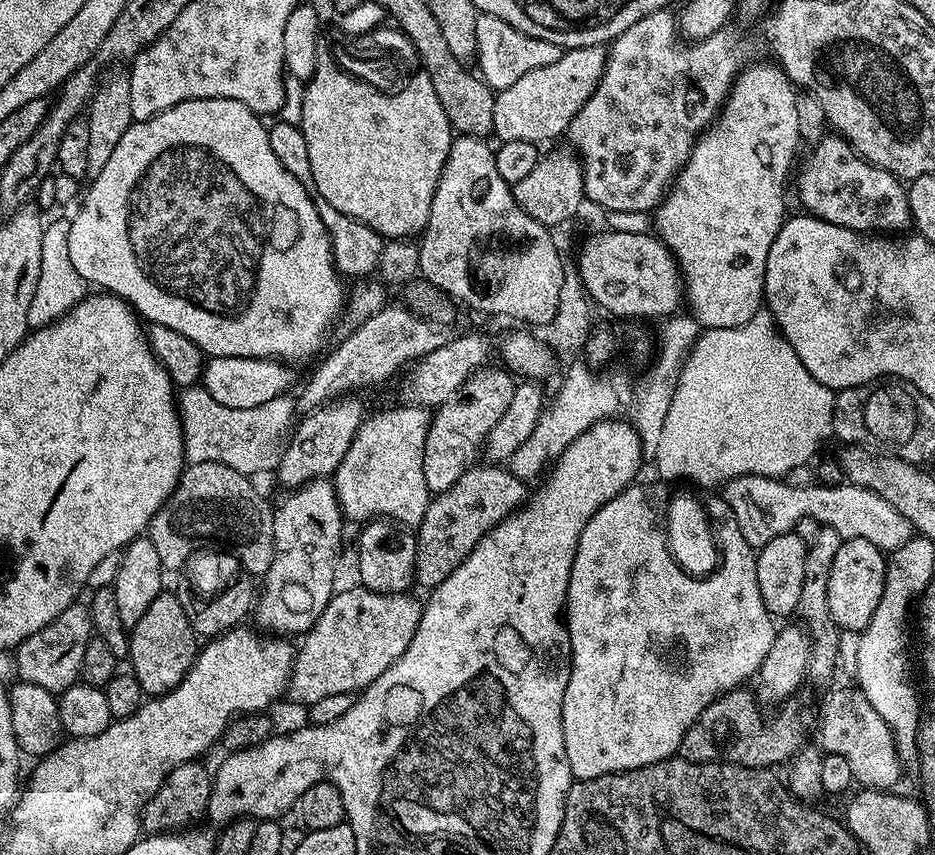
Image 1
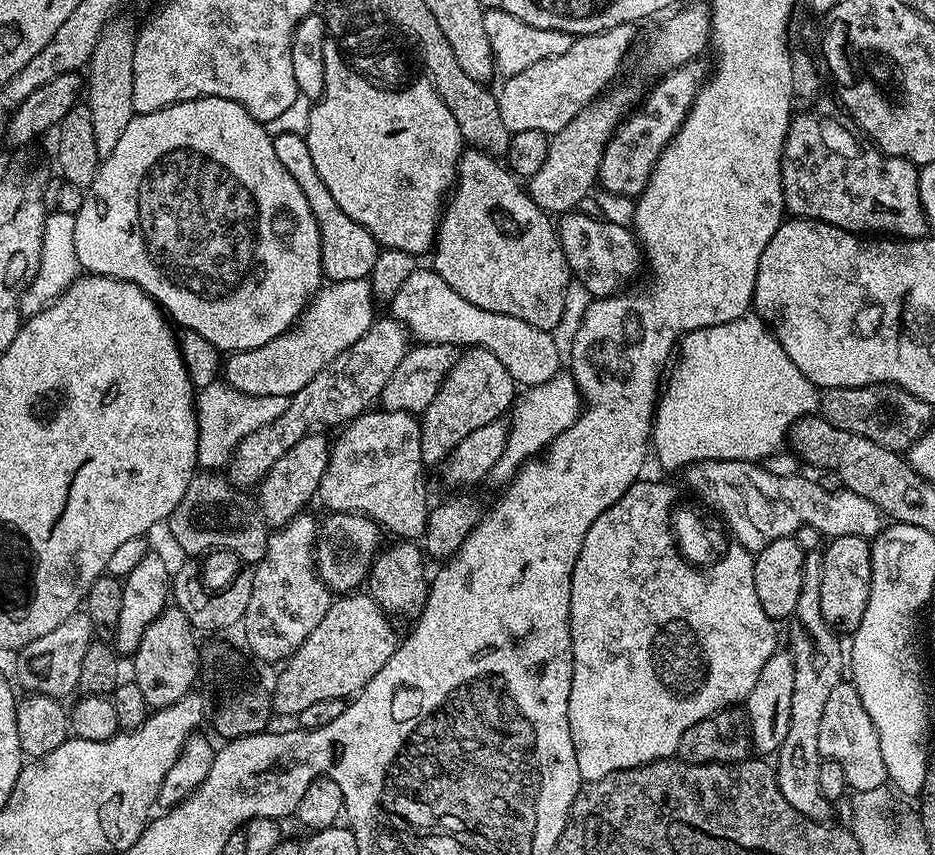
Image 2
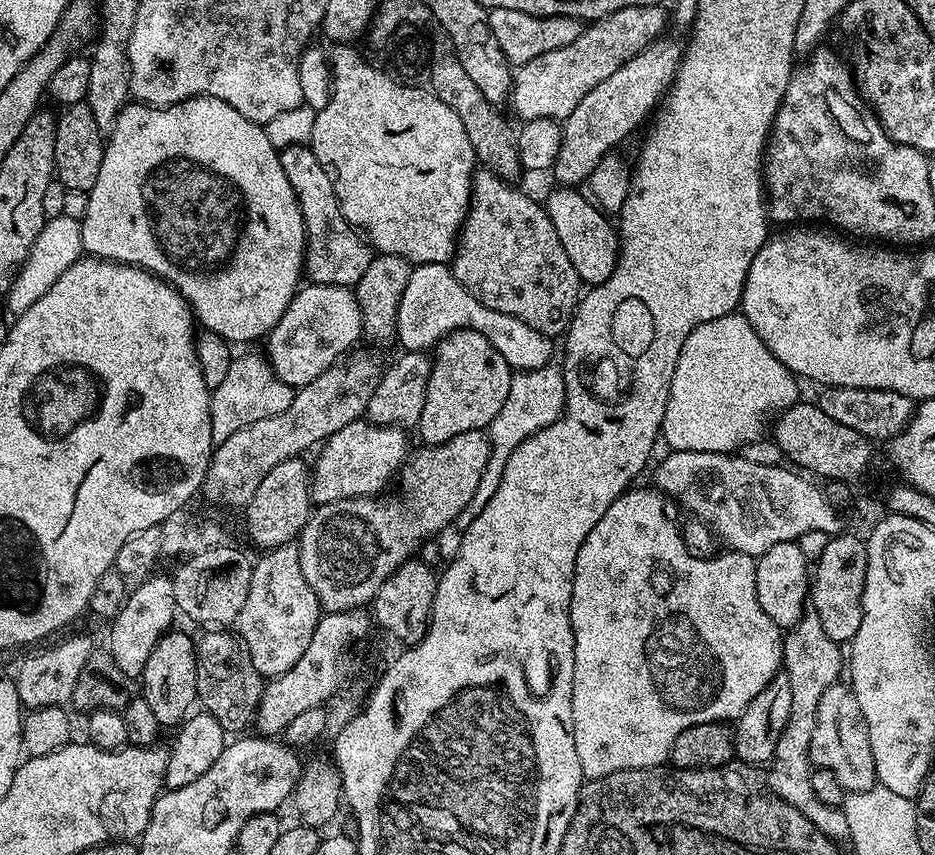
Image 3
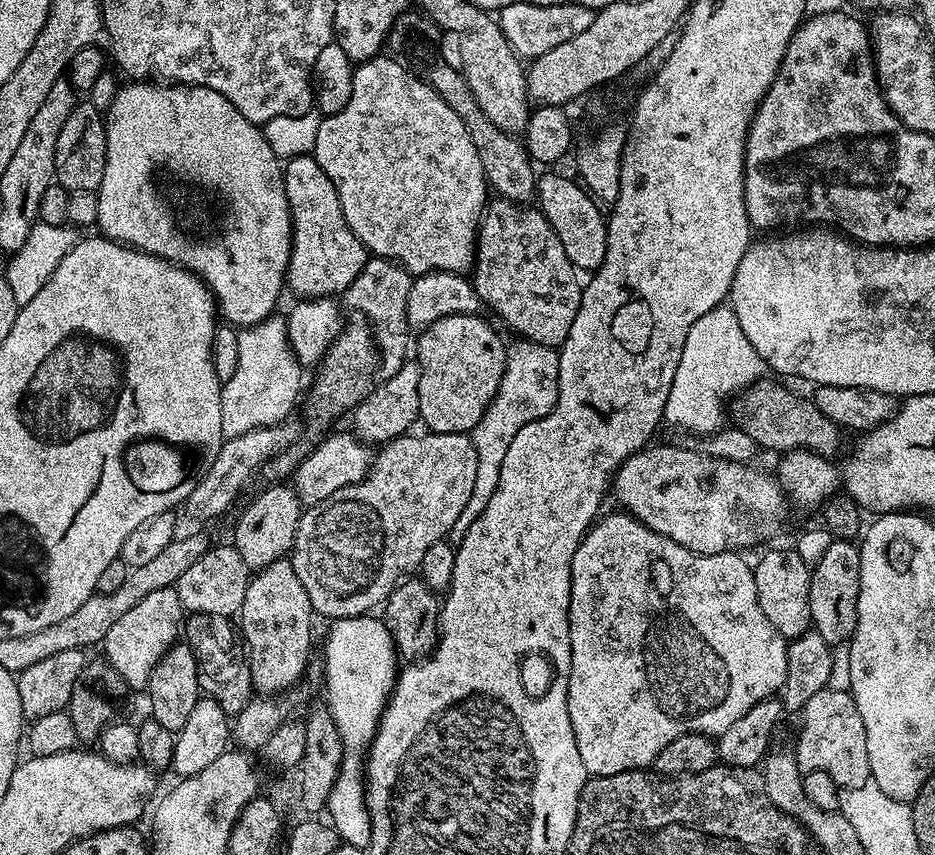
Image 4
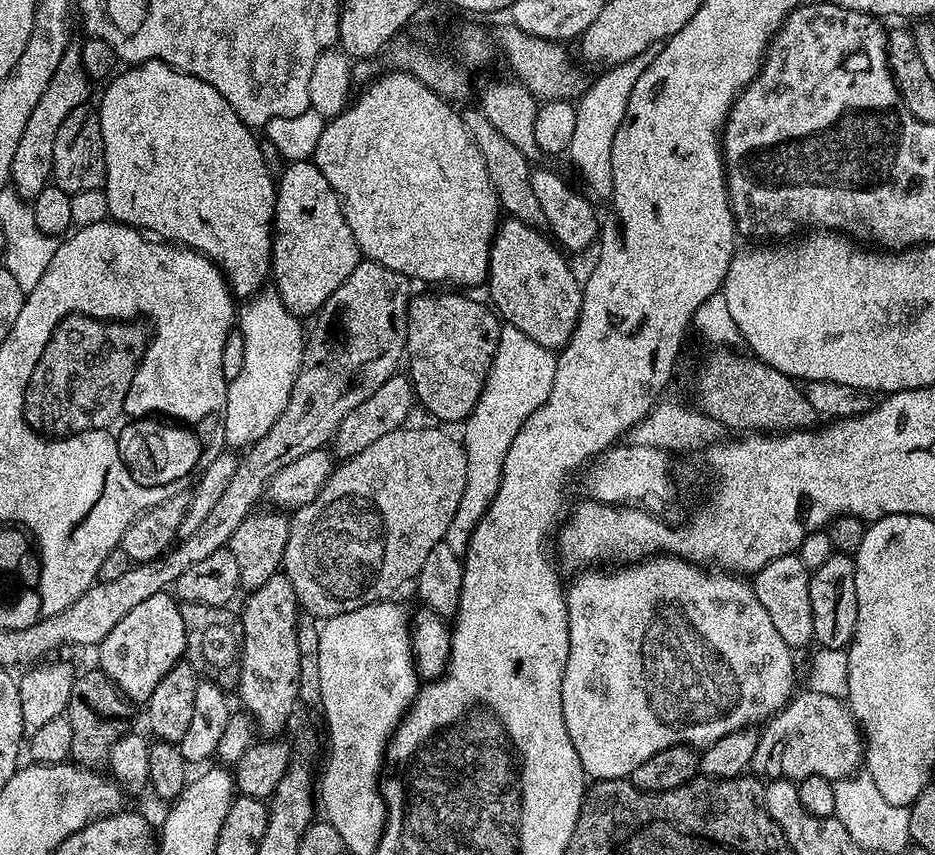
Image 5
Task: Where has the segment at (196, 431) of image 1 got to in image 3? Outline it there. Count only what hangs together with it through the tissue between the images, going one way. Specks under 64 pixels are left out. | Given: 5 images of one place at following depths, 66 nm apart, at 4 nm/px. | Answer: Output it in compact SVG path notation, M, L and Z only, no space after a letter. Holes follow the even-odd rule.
M248 352L245 356L237 355L222 386L211 389L210 418L213 441L230 438L234 430L242 430L242 426L250 426L250 422L258 422L258 418L282 414L282 410L292 404L294 388L280 380L269 361L261 353L260 356L256 352Z

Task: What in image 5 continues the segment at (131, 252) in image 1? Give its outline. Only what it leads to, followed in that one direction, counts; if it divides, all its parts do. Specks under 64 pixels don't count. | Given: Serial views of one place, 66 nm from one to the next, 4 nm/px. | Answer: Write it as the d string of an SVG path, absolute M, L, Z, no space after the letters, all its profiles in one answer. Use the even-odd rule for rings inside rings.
M148 60L123 70L107 81L108 89L98 103L109 217L118 224L147 230L165 242L196 249L220 267L237 297L252 296L265 287L270 276L278 187L256 141L257 133L238 118L214 86L169 64Z

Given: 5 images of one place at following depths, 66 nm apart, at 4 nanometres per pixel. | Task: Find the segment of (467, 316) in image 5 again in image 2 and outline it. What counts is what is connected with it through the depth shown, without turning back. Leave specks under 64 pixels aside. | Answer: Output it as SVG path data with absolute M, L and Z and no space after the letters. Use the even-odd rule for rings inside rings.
M465 347L442 382L434 402L422 413L422 458L425 465L443 465L448 455L468 434L487 424L495 424L513 407L518 385L506 367L487 348Z

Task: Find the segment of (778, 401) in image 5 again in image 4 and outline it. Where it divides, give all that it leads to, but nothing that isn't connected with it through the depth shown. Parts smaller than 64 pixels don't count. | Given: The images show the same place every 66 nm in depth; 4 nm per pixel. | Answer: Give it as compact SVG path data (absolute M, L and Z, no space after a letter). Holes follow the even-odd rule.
M761 378L743 392L739 393L730 404L730 420L735 427L750 434L754 442L759 444L761 449L773 448L777 454L803 450L816 452L820 456L829 458L835 457L835 452L840 448L840 436L842 429L807 395L799 396L791 392L779 379L768 380Z

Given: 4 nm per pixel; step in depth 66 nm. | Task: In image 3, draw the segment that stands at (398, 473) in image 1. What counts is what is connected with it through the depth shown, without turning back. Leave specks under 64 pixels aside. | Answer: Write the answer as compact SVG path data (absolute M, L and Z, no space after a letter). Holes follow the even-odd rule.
M367 418L350 422L323 441L316 465L311 465L312 503L319 506L355 496L378 496L404 467L409 455L405 429L391 424L373 424Z

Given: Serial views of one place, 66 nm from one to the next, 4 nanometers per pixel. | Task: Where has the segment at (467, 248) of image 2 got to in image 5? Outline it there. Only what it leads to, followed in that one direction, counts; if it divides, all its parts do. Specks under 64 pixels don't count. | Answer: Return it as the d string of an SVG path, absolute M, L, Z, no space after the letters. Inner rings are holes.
M511 218L499 221L488 252L486 289L491 307L501 321L518 326L526 338L553 350L563 348L574 334L582 306L582 284L567 259L541 229Z

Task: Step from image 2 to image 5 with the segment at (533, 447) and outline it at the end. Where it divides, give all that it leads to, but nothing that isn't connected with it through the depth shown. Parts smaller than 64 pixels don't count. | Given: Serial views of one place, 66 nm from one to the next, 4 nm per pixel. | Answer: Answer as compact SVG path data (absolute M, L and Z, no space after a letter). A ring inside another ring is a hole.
M507 322L501 323L498 350L490 366L490 374L486 378L484 389L474 410L462 424L464 428L462 443L466 454L466 490L462 494L462 502L458 502L458 510L454 510L454 518L444 536L444 541L456 552L463 553L467 548L473 530L496 496L502 478L502 466L506 462L506 450L510 450L510 442L514 442L514 434L518 434L522 422L526 422L526 418L530 418L530 414L534 414L534 410L538 410L538 406L542 406L550 398L550 386L554 386L556 358L557 353L553 349L538 346L538 342L534 342L534 338L526 338L526 334L518 330L518 326Z

